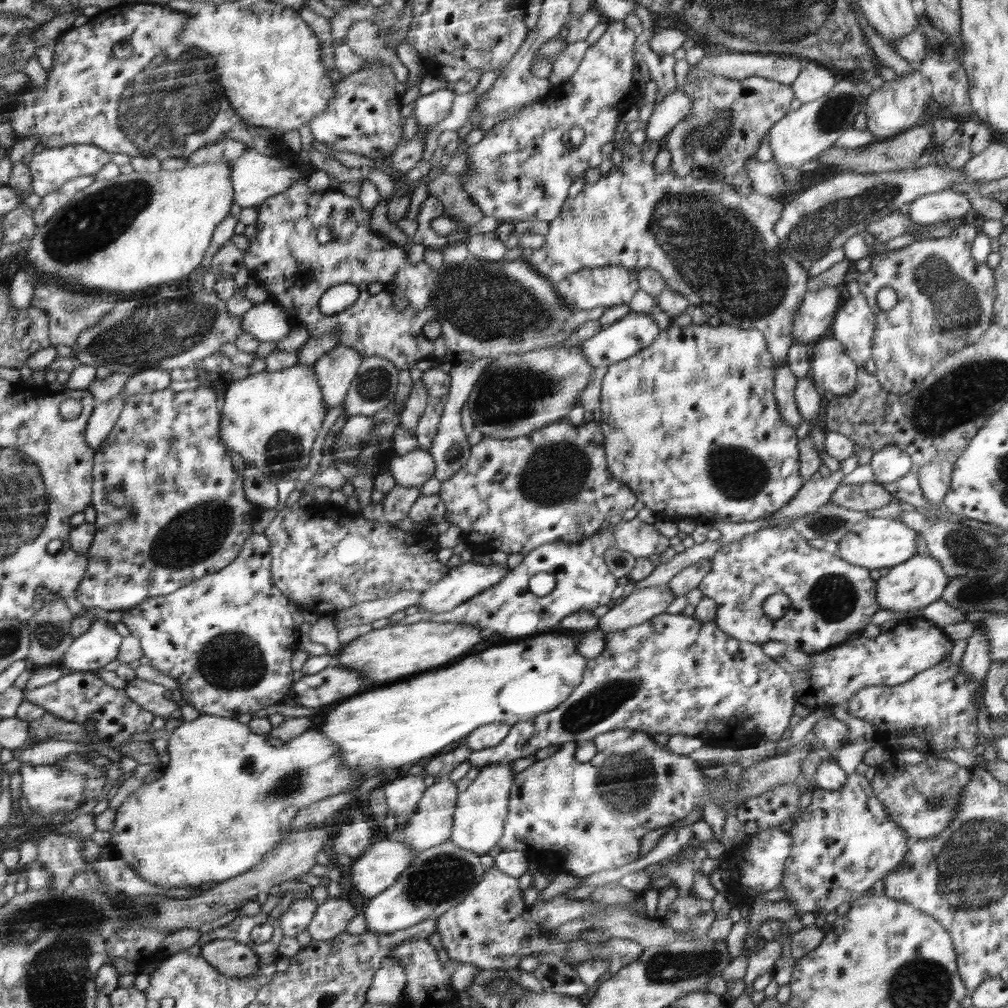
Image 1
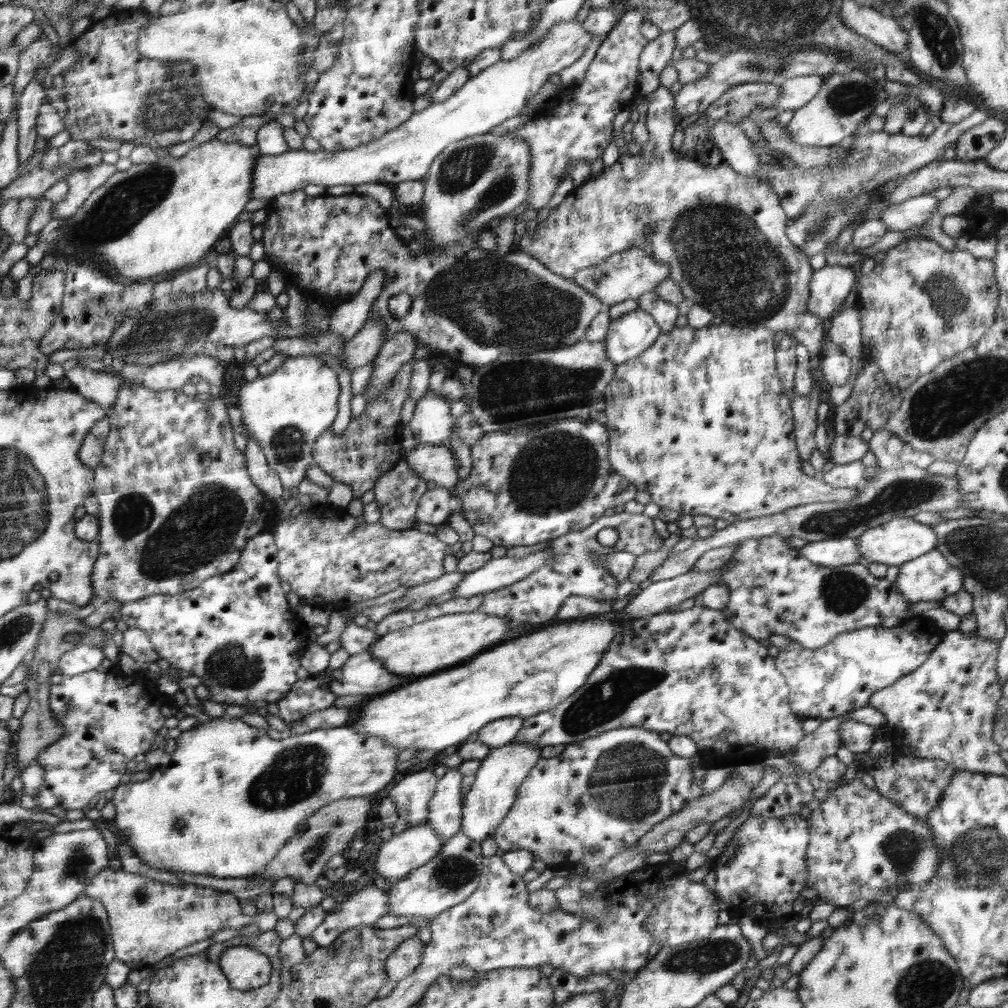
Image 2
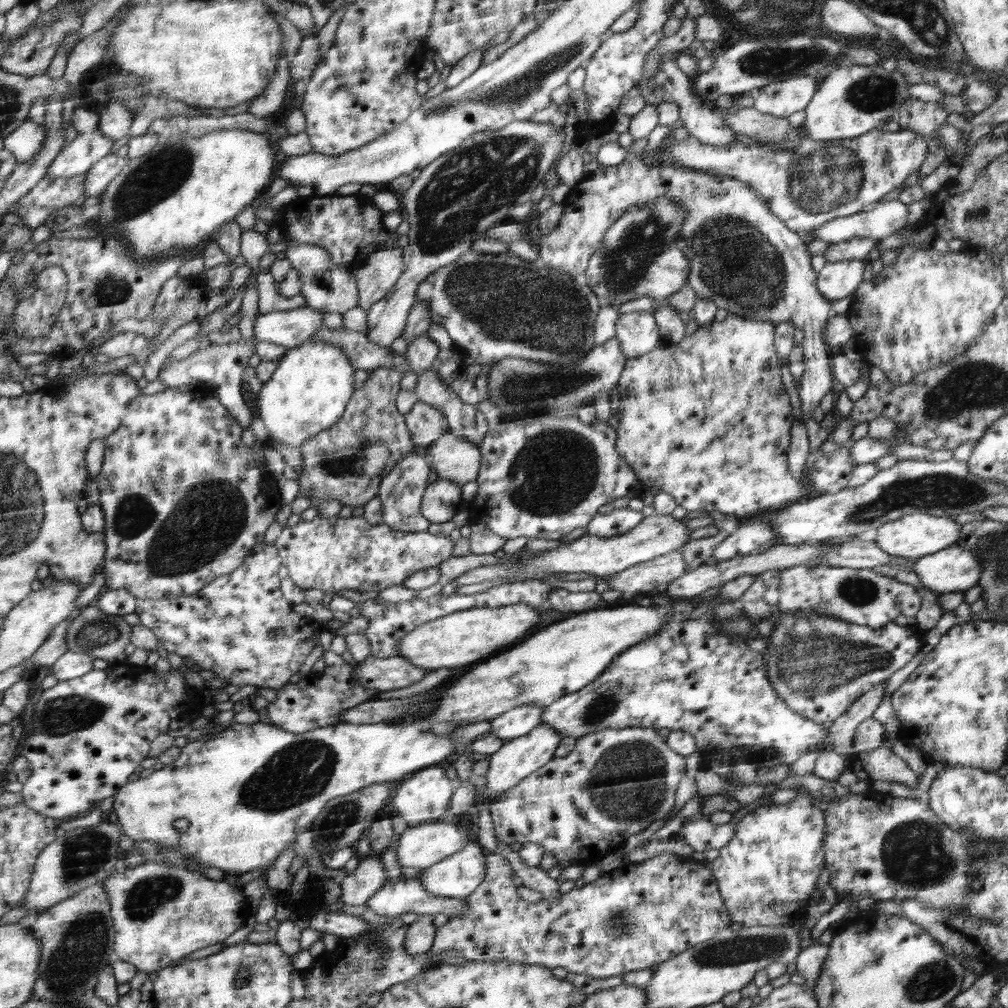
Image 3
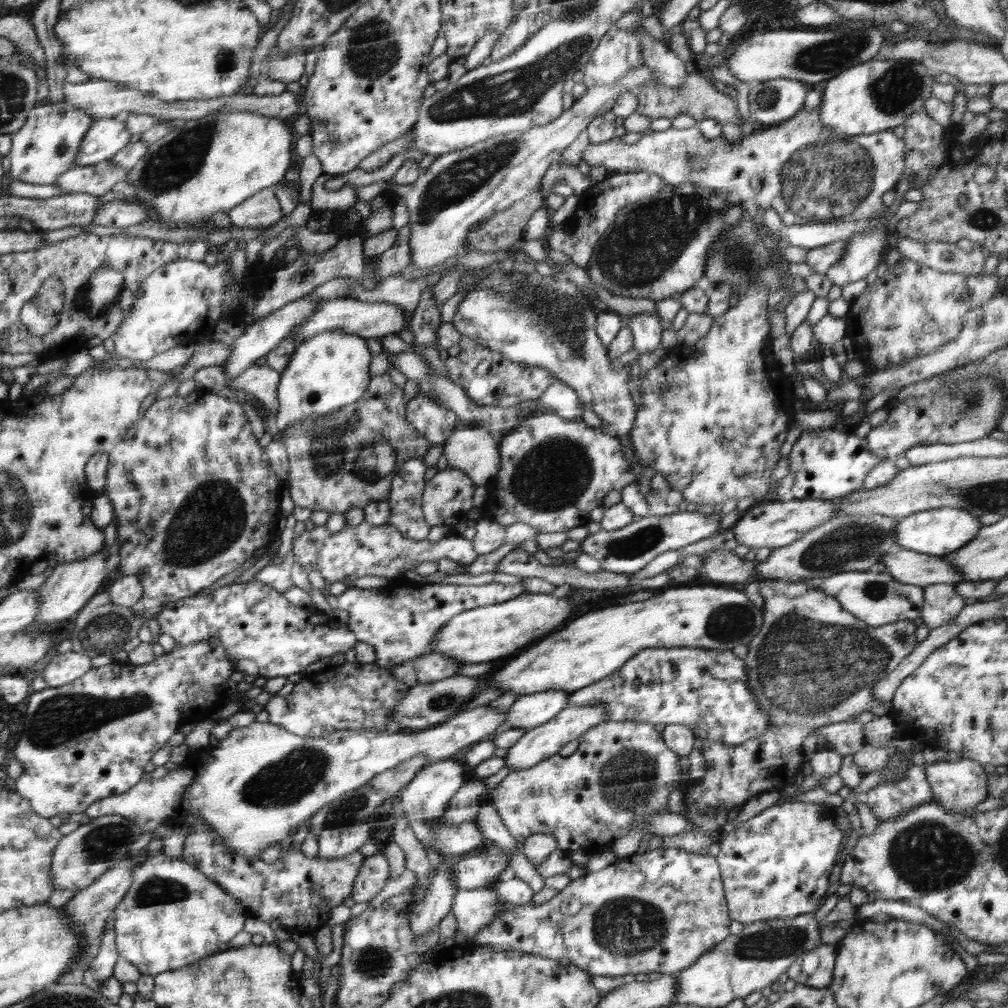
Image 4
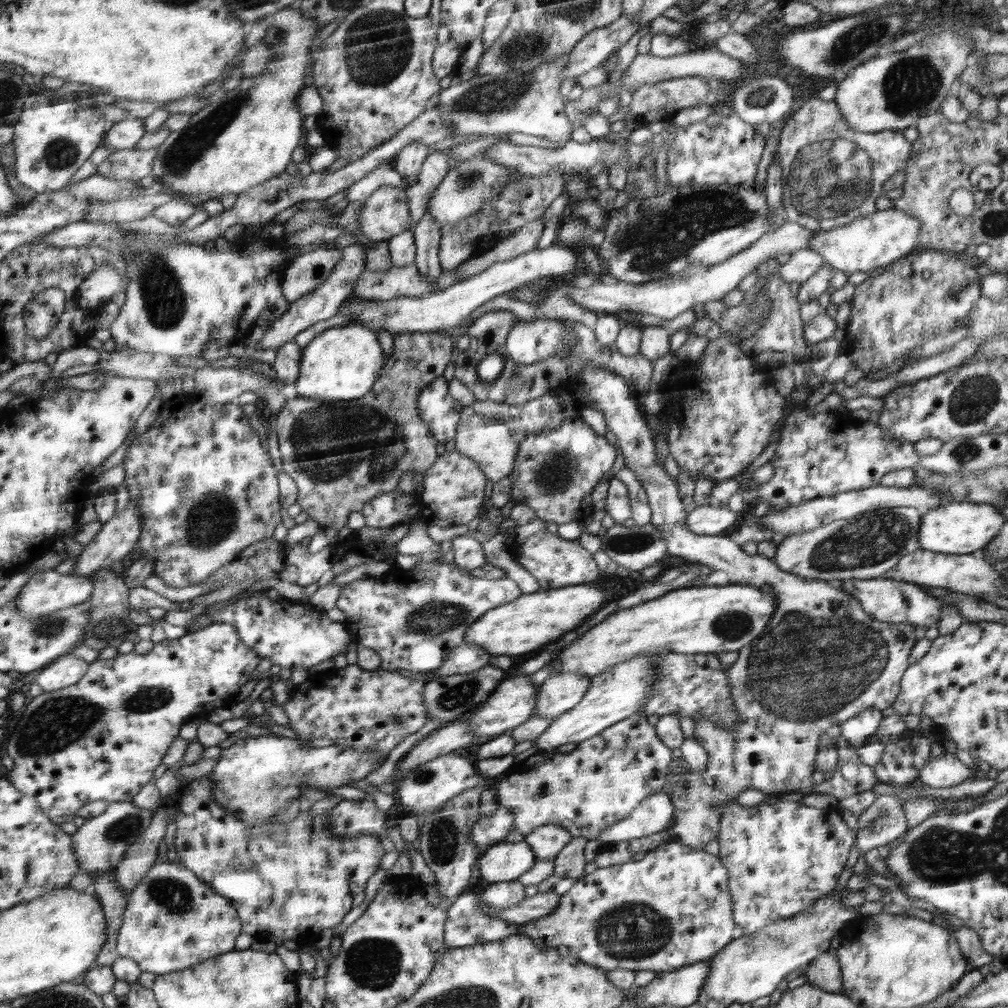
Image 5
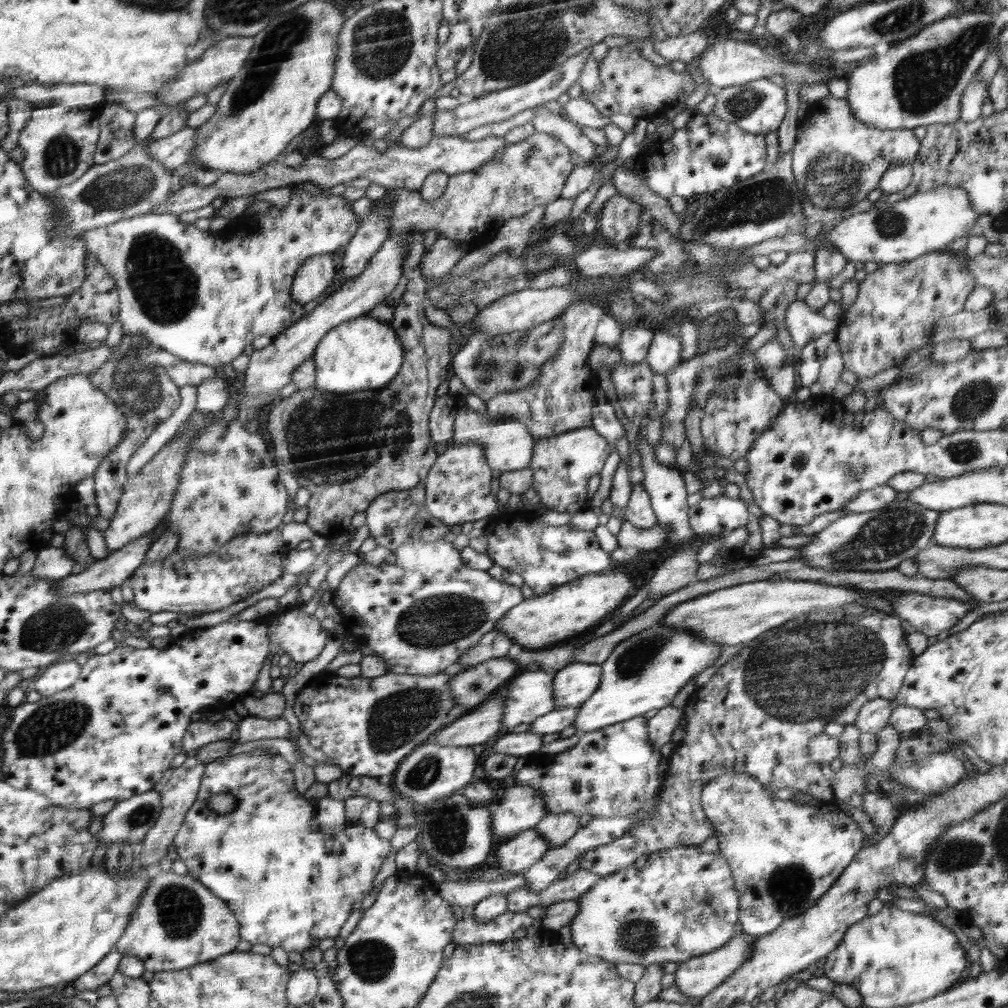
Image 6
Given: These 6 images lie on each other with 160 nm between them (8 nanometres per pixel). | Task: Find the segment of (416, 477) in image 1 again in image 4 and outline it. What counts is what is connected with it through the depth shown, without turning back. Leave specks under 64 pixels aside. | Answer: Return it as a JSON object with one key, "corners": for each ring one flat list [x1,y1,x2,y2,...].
{"corners":[[487,428,455,430,443,446,448,467,465,472,476,486,489,485,501,471,500,440]]}

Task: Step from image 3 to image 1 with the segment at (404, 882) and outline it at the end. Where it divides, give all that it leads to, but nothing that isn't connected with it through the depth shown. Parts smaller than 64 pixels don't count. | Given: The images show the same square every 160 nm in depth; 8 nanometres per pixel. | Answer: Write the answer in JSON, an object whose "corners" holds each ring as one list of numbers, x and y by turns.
{"corners":[[329,898,318,906,307,929,313,940,331,940,344,932,352,919,358,916,358,908,352,900,340,899]]}

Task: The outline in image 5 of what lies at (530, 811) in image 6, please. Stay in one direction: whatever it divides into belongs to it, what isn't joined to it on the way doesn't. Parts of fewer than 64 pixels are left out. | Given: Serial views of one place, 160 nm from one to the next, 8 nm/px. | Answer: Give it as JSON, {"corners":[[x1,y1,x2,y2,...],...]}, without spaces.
{"corners":[[499,806,492,816,480,817,470,829,469,838,481,852,487,851,505,840,508,832,513,830,514,814,511,808]]}

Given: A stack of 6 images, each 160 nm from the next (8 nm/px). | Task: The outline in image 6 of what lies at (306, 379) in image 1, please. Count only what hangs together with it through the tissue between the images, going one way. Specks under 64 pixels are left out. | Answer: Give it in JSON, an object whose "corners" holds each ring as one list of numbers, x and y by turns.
{"corners":[[366,313,333,328,318,344,312,359,317,368,314,386,320,390,347,394,386,386,398,374,404,351,388,321,374,319]]}

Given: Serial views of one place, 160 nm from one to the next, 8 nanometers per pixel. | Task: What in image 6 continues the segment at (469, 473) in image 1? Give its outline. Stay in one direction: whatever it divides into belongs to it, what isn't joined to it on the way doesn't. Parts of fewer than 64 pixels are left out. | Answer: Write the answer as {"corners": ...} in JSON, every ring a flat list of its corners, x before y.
{"corners":[[583,427,558,435,537,439,534,448,532,469,532,488,536,491,537,500,547,509,558,512,586,512,592,508,590,502,590,480,600,476,604,471,605,462,616,453,610,440,598,432,598,428]]}

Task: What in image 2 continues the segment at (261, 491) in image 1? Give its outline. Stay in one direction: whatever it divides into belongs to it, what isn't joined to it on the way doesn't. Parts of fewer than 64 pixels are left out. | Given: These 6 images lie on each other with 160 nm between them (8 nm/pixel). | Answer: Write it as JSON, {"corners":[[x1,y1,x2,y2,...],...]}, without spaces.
{"corners":[[248,439,246,446,246,465,249,466,249,476,252,478,254,485,262,490,262,495,266,500,275,500,282,497,283,485,278,479,277,472,268,467,266,454,262,453,260,445,256,440]]}

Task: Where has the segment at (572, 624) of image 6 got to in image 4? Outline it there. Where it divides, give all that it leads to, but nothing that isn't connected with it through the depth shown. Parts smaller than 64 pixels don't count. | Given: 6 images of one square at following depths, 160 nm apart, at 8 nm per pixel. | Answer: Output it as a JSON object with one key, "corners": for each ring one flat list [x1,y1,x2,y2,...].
{"corners":[[525,592,522,596,505,603,465,610,460,615,453,616,437,632,431,648,434,653,441,652,465,664,488,662,488,660,494,662,494,658,508,657,508,654,554,632,558,626,564,624,564,620,574,612,574,608,576,606,569,598,569,594,555,597,554,594]]}

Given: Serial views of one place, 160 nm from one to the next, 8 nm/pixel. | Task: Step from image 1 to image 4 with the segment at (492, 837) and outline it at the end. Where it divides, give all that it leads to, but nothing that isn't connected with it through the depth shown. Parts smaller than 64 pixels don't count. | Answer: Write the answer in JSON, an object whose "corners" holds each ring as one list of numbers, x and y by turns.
{"corners":[[580,705,580,707,567,707,560,709,548,722,527,730,509,749,503,758,506,768,514,772,535,767,547,758,561,750,565,744,572,743,590,730,607,720,607,714,600,705]]}

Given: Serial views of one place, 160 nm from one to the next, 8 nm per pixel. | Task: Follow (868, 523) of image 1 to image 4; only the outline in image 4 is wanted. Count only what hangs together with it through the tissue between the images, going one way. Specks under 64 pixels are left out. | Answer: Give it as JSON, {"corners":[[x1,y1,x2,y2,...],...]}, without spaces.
{"corners":[[937,508,930,511,915,512,899,520,895,526,895,542,897,542,900,549,934,557,943,557,969,543,981,528,978,516,974,516,965,510]]}

